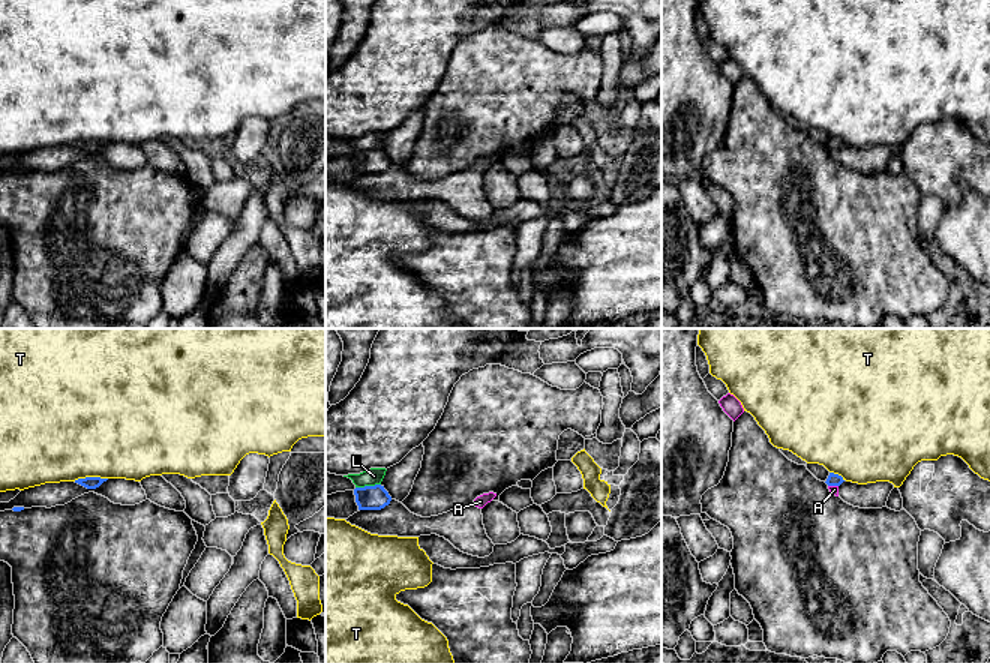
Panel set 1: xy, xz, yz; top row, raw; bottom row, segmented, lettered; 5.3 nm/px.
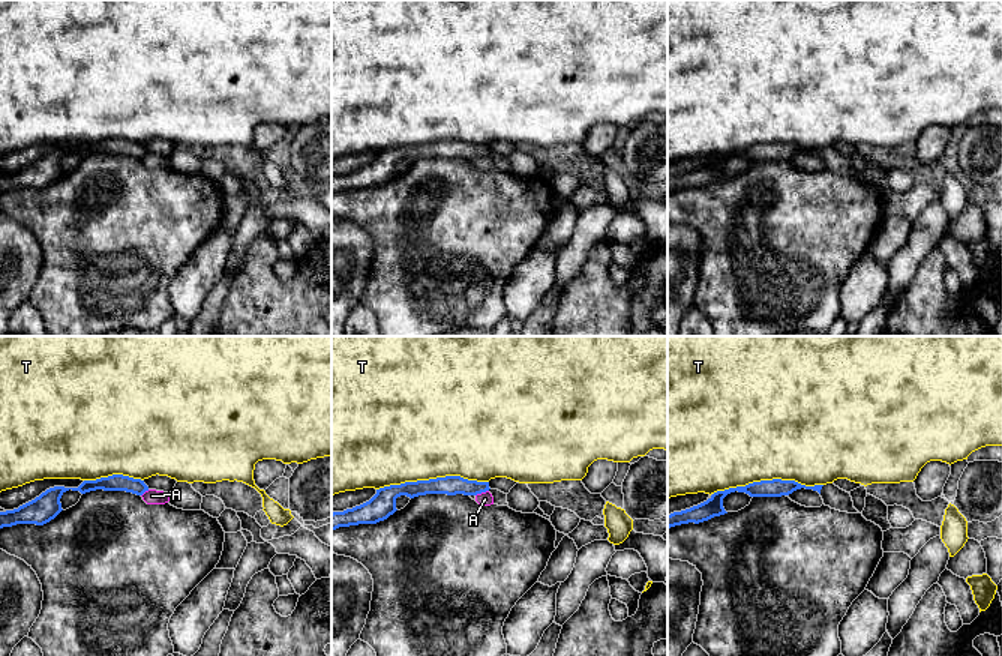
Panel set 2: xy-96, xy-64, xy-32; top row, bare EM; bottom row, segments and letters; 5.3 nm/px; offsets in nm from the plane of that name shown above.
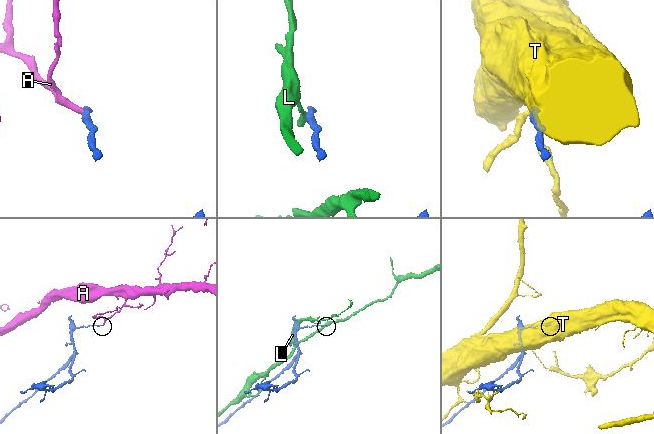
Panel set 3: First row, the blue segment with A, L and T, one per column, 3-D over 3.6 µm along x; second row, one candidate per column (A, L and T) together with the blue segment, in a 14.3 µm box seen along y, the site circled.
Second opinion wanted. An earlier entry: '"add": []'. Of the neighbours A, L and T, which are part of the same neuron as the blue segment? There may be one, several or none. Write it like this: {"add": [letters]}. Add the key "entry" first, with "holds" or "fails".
{"entry": "holds", "add": []}

